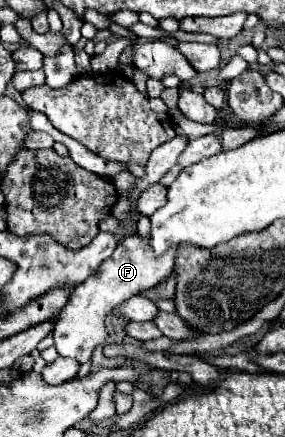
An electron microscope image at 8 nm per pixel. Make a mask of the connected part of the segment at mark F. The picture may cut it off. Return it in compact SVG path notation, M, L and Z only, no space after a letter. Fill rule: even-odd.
M138 235L126 237L122 241L120 247L116 247L116 251L112 253L110 259L106 259L96 275L92 275L92 279L86 279L80 287L72 289L72 295L68 299L68 303L64 305L64 309L60 311L56 325L54 325L54 345L60 357L72 357L76 359L80 365L88 363L92 359L92 351L98 345L106 343L108 331L104 325L106 315L122 305L124 301L128 301L130 297L156 287L158 283L162 283L164 279L168 279L172 275L172 263L174 263L174 251L178 247L172 247L172 251L164 253L160 259L156 259L152 255L150 243L140 239Z

